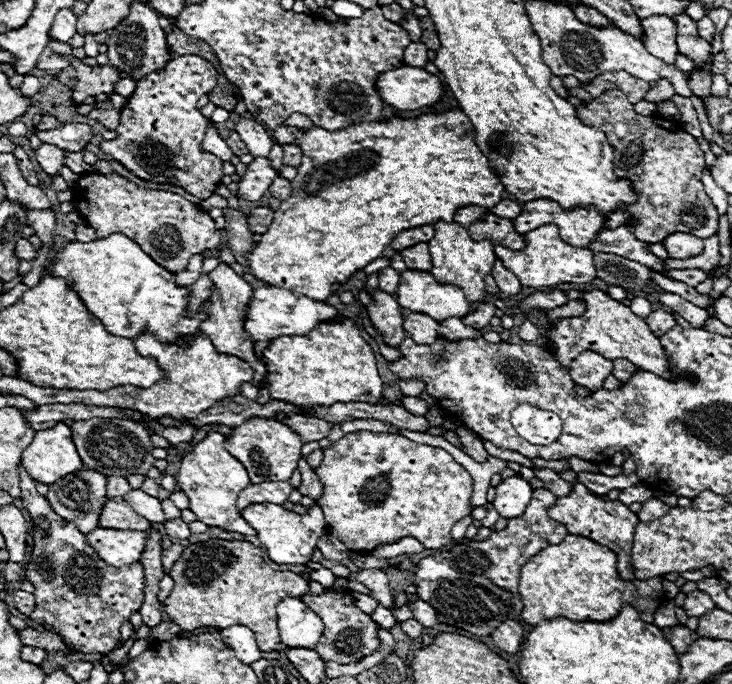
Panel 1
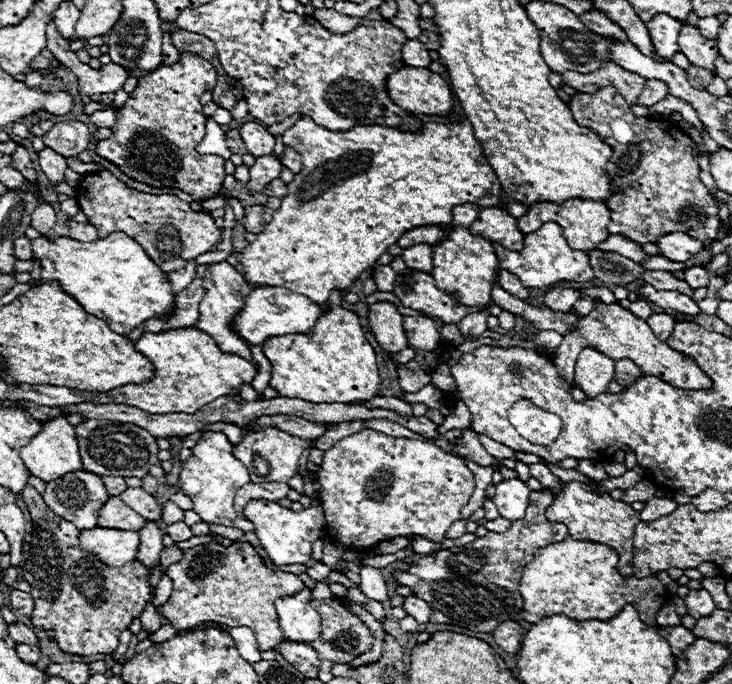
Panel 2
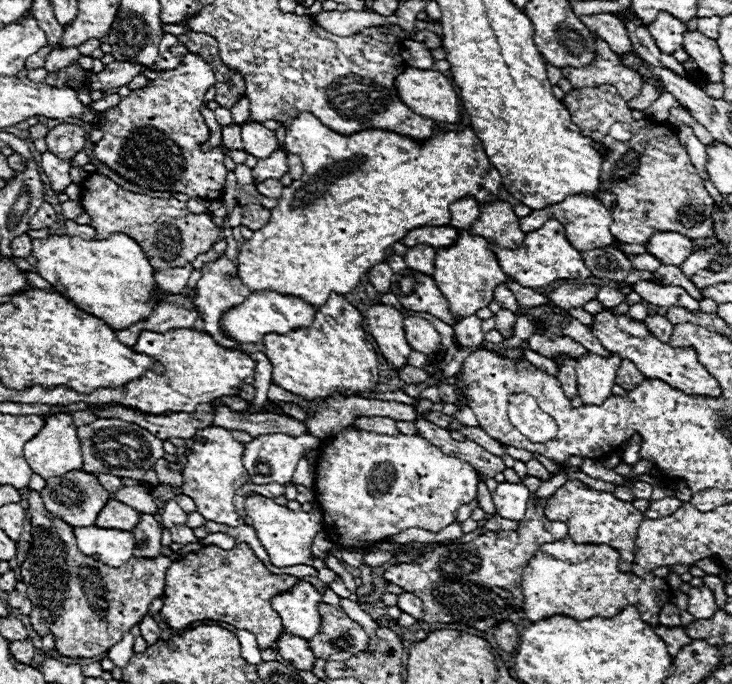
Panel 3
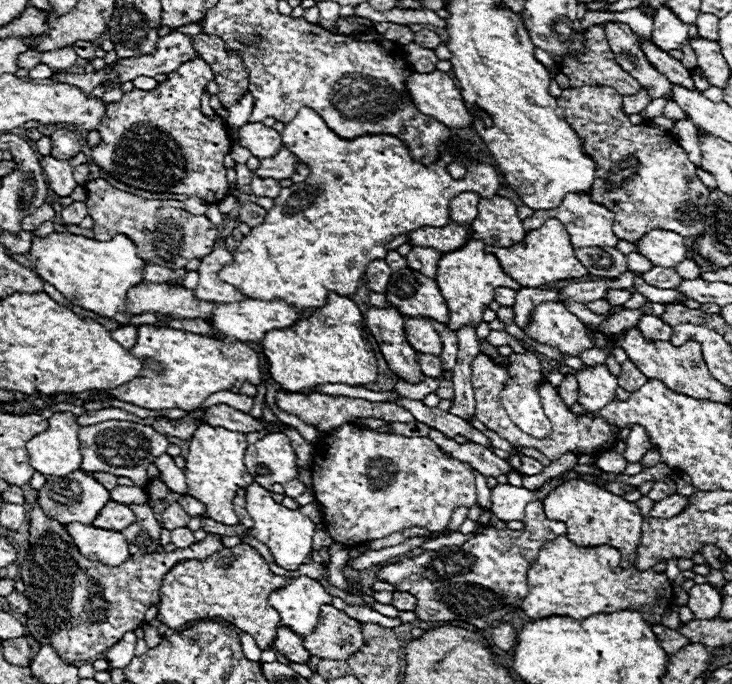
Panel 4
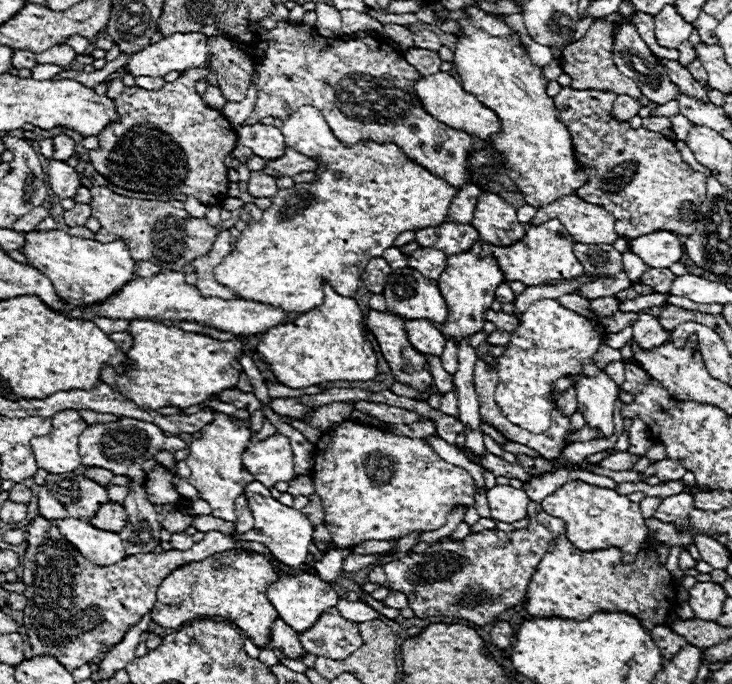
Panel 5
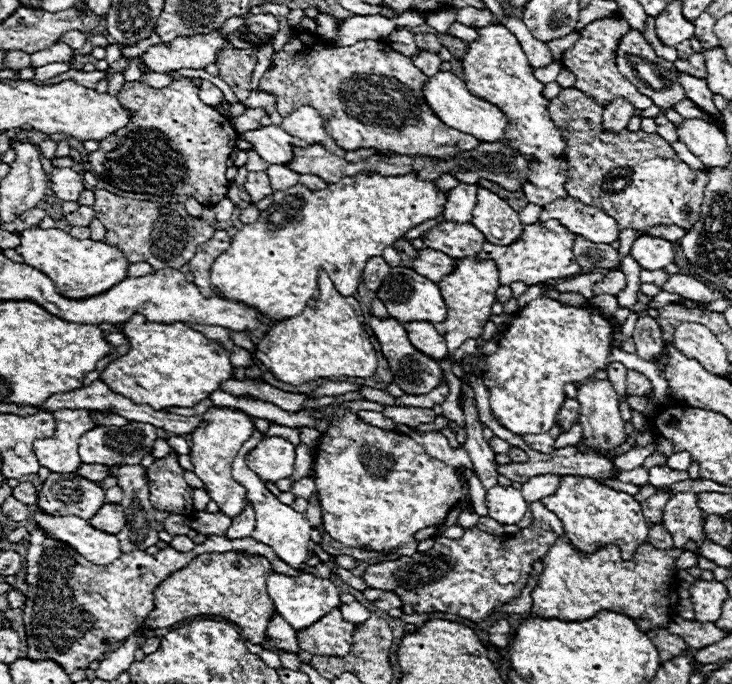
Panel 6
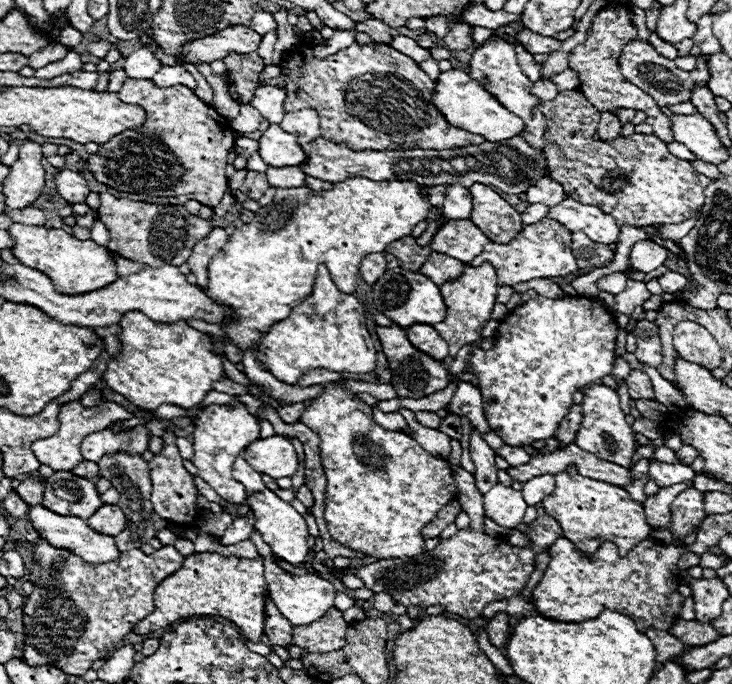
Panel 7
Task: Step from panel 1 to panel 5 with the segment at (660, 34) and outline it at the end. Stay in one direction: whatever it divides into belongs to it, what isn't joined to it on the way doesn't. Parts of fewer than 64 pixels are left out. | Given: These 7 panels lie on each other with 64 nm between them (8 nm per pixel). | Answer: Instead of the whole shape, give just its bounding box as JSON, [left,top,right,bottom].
[654,4,694,48]

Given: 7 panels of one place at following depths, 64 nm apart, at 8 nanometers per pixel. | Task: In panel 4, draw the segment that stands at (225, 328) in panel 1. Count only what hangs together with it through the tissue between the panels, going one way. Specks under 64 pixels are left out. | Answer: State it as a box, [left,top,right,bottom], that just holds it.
[194,230,246,304]

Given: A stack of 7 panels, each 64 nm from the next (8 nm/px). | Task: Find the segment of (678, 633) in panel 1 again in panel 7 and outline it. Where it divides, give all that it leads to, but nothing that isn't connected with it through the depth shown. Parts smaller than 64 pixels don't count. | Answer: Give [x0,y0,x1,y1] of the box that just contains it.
[646,628,686,662]

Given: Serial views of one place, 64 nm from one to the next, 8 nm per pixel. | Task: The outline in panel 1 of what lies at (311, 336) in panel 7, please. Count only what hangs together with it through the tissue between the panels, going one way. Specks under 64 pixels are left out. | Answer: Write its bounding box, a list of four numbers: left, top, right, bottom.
[262,320,382,408]

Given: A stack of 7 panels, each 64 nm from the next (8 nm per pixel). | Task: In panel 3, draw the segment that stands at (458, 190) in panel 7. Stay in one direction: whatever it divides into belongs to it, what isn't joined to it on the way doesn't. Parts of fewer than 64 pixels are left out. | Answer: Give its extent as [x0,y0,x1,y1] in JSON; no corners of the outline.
[450,196,480,230]

